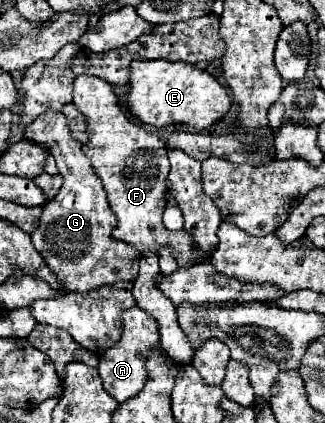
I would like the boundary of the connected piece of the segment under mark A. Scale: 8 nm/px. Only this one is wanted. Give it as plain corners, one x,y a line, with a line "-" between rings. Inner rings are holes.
138,307
128,309
126,313
122,313
122,325
124,325
124,331
122,331
120,341
114,347
106,349
106,353
100,355
100,365
98,365
98,371
100,371
100,377
102,377
104,389
118,403
124,403
124,401
128,401
128,399
132,399
134,395
140,393
142,385
146,383
144,357
146,357
146,353
150,353
150,349
154,345
160,343
158,341
158,325
154,323
154,319
150,319

